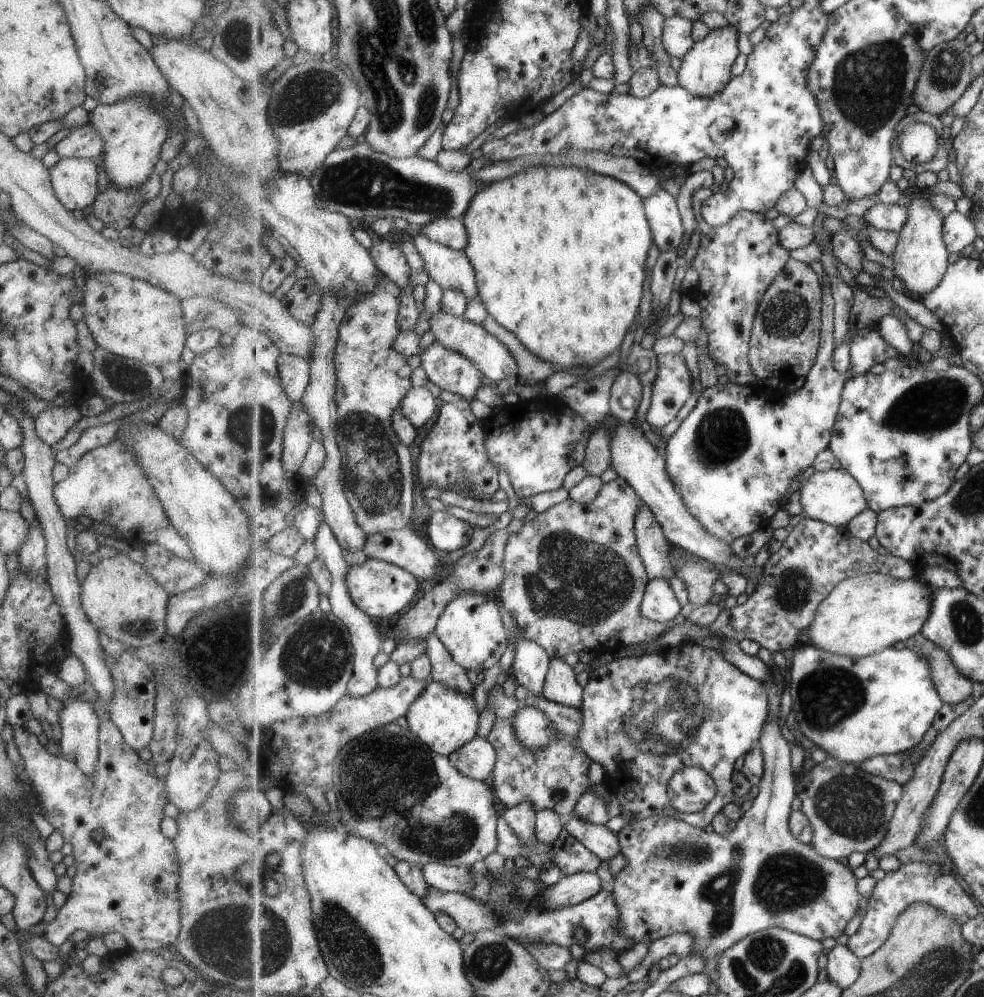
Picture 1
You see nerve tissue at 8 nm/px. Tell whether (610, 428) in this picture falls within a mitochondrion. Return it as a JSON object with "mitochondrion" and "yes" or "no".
{"mitochondrion":"no"}

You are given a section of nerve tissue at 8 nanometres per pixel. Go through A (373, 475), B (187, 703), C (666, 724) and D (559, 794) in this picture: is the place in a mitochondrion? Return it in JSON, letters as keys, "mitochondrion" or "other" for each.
{"A":"mitochondrion","B":"other","C":"mitochondrion","D":"mitochondrion"}

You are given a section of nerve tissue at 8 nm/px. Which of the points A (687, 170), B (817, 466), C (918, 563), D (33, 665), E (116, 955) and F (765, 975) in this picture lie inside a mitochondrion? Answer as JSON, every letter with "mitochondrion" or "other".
{"A":"other","B":"other","C":"other","D":"other","E":"other","F":"mitochondrion"}

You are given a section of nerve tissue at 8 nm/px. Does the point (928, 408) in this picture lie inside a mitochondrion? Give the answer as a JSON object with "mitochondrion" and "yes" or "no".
{"mitochondrion":"yes"}

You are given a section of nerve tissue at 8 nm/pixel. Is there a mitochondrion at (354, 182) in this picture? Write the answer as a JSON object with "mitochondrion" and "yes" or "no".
{"mitochondrion":"yes"}

